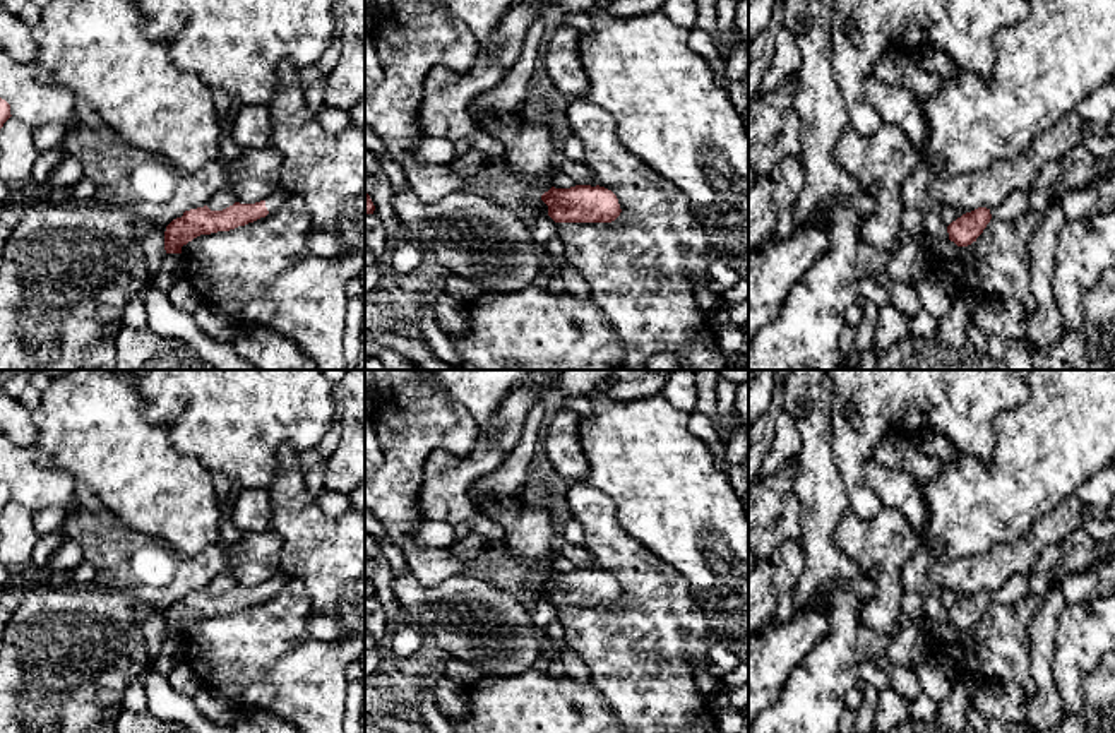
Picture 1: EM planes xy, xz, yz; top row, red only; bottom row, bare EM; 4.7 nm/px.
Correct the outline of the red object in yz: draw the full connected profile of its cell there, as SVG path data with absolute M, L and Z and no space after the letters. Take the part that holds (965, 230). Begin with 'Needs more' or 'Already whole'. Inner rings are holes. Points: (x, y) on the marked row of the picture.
Already whole. M978 207L971 212L966 212L947 226L949 240L957 247L968 247L976 241L990 219L992 214L987 207Z

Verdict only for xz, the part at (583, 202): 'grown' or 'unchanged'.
unchanged

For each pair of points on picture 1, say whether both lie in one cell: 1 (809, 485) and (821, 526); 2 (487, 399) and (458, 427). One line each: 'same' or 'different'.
1: same
2: different

